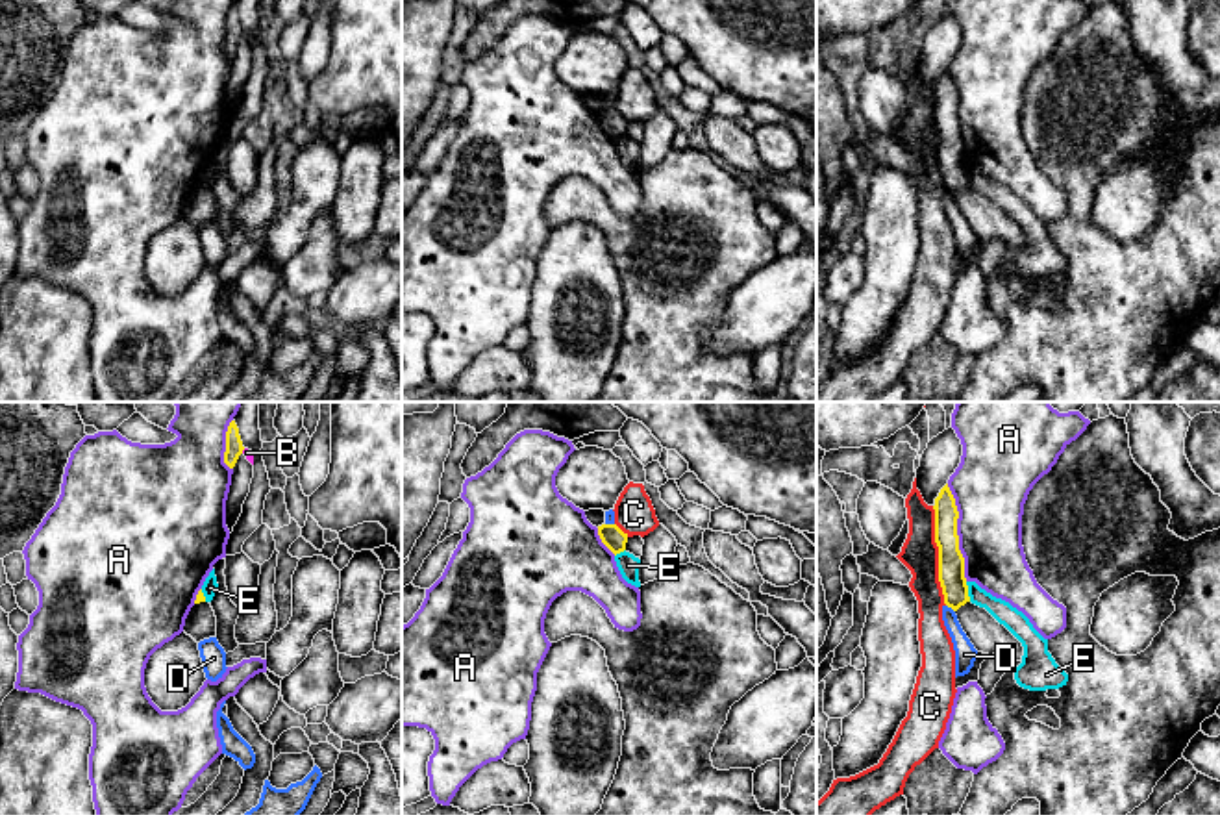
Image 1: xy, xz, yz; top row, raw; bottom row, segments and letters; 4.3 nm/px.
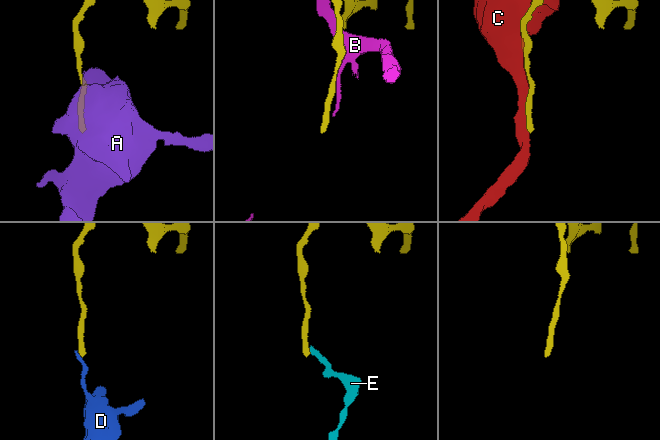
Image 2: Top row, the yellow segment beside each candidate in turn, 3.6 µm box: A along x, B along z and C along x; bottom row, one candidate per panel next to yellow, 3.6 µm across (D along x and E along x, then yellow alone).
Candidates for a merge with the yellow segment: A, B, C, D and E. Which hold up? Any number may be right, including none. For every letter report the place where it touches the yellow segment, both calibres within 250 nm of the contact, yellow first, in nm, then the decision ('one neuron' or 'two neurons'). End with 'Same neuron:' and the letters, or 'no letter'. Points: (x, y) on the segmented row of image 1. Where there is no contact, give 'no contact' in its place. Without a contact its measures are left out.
A: yz (956, 532) | 110/320 nm | two neurons
B: xy (243, 449) | 80/40 nm | two neurons
C: yz (939, 556) | 110/160 nm | two neurons
D: yz (950, 606) | 110/100 nm | two neurons
E: yz (967, 591) | 110/100 nm | two neurons
Same neuron: no letter

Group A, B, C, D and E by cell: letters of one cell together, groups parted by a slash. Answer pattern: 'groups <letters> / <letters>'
groups A / B / C / D / E

